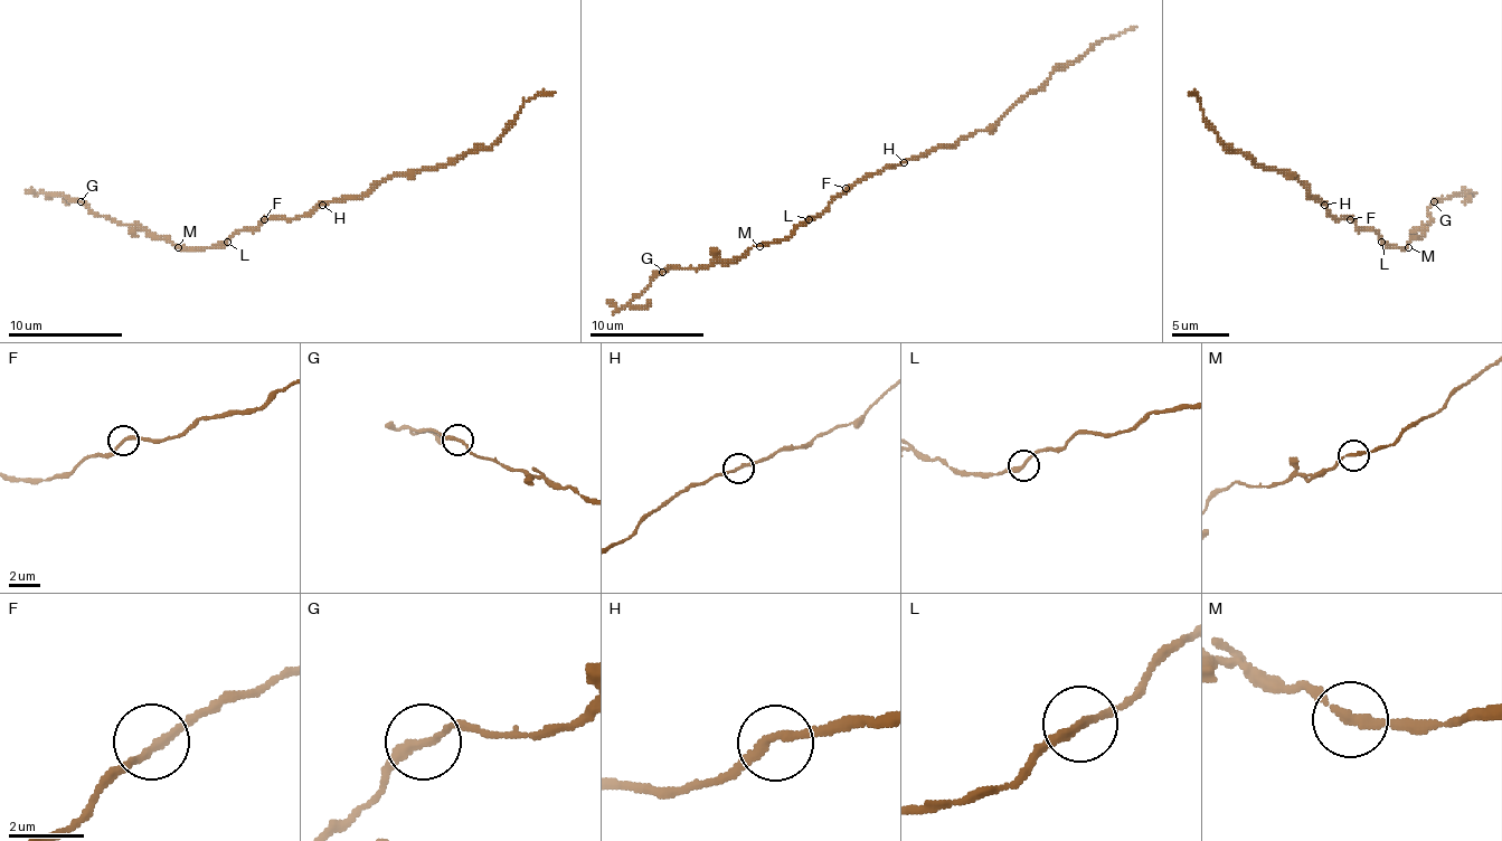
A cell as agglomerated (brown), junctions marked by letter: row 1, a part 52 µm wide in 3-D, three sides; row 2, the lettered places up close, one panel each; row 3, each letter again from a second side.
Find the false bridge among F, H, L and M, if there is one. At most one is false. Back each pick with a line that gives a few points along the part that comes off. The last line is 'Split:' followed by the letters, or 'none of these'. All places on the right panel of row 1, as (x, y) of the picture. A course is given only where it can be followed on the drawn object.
M: course (1407, 247), (1430, 221), (1427, 210), (1436, 201), (1471, 192), (1462, 190)
Split: M

